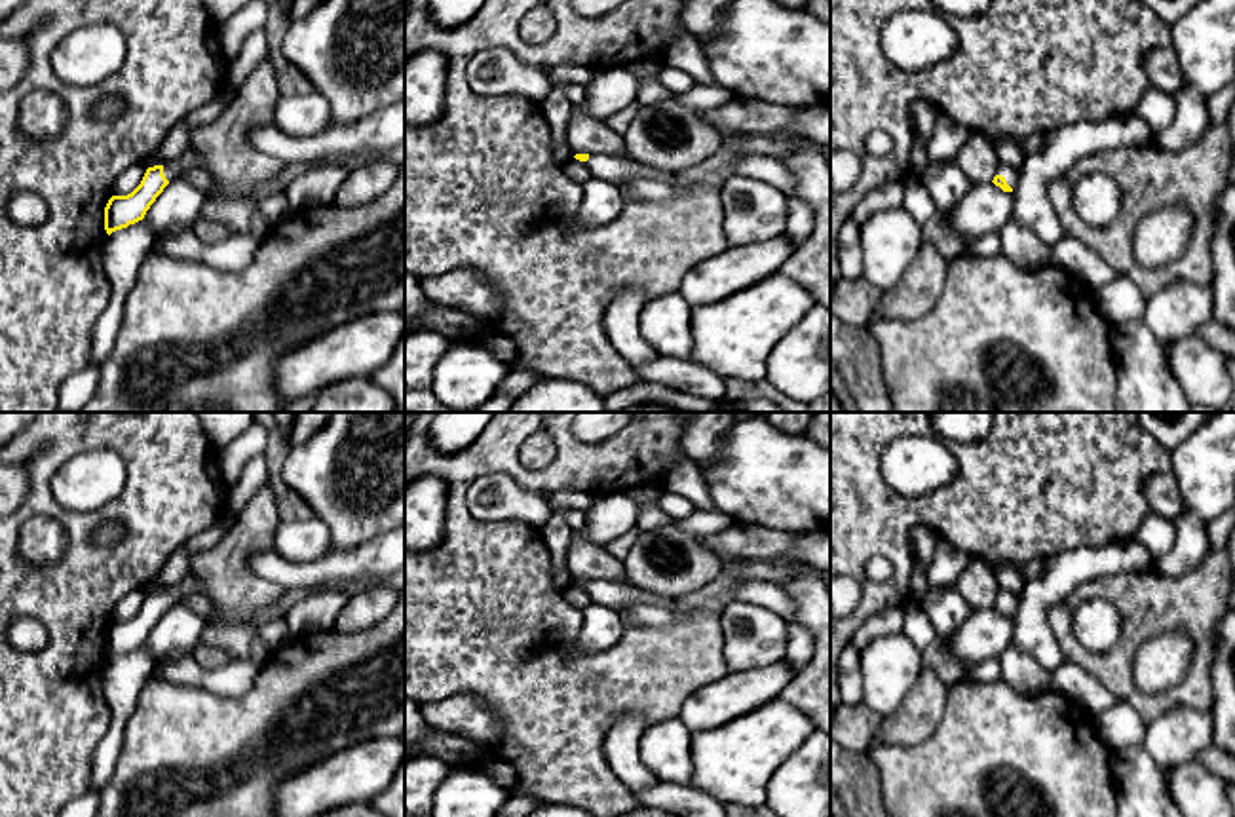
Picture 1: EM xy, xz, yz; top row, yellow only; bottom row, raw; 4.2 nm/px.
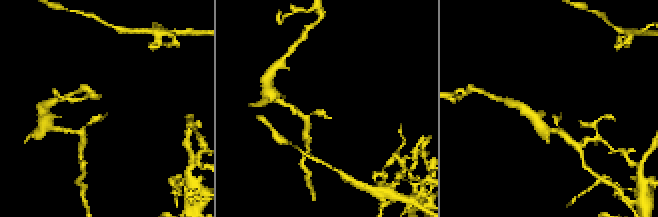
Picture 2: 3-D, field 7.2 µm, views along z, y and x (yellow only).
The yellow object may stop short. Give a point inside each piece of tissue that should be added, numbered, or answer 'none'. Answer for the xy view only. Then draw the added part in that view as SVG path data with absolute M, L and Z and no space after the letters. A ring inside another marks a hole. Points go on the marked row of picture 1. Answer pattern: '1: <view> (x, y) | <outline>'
1: xy (189, 158) | M188 146L177 160L163 163L165 179L177 180L188 169L203 167L200 152Z

